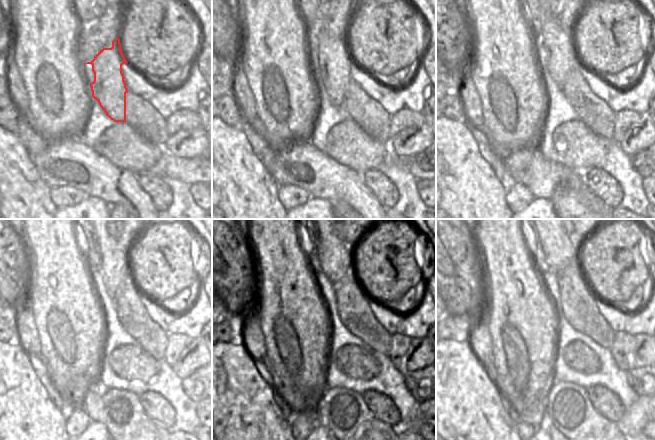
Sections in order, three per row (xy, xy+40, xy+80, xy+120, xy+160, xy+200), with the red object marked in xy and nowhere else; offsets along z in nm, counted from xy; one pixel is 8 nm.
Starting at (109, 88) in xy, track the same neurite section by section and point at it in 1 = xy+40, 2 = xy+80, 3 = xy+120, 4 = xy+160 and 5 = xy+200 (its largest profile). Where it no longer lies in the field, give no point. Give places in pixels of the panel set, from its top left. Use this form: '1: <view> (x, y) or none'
1: xy+40 (334, 58)
2: xy+80 (555, 45)
3: xy+120 (109, 260)
4: xy+160 (334, 254)
5: xy+200 (559, 250)

